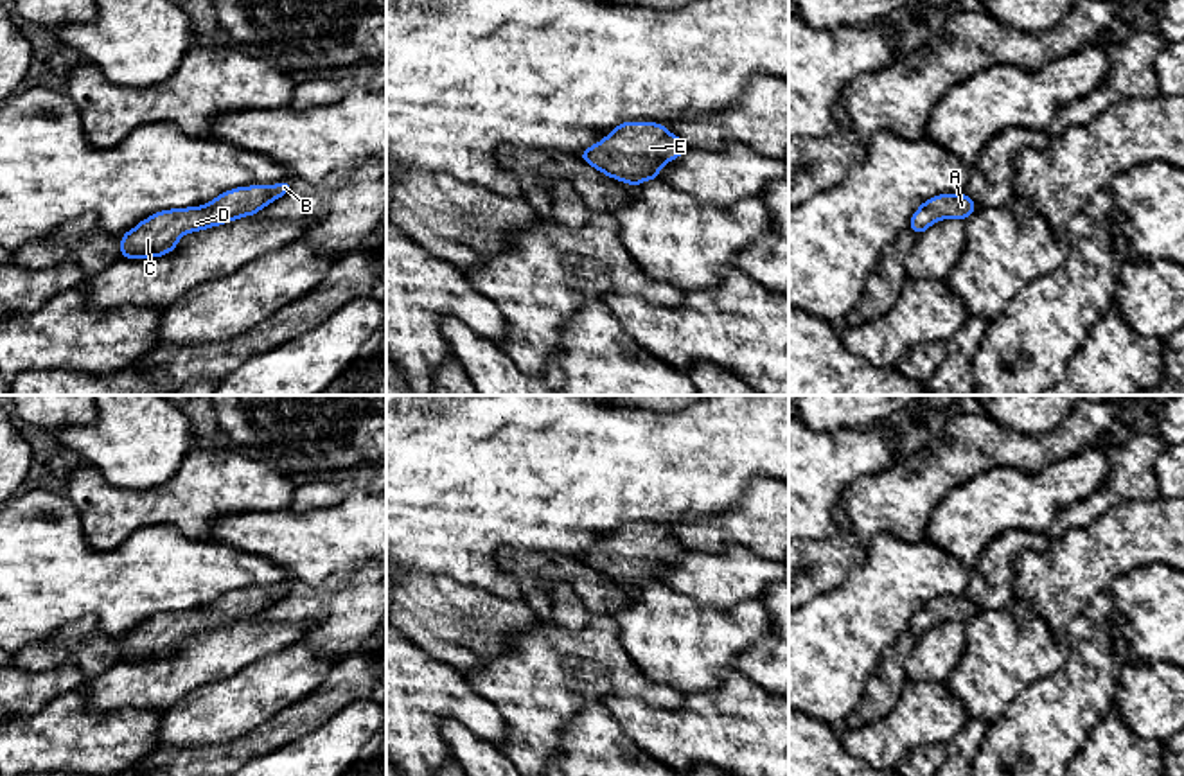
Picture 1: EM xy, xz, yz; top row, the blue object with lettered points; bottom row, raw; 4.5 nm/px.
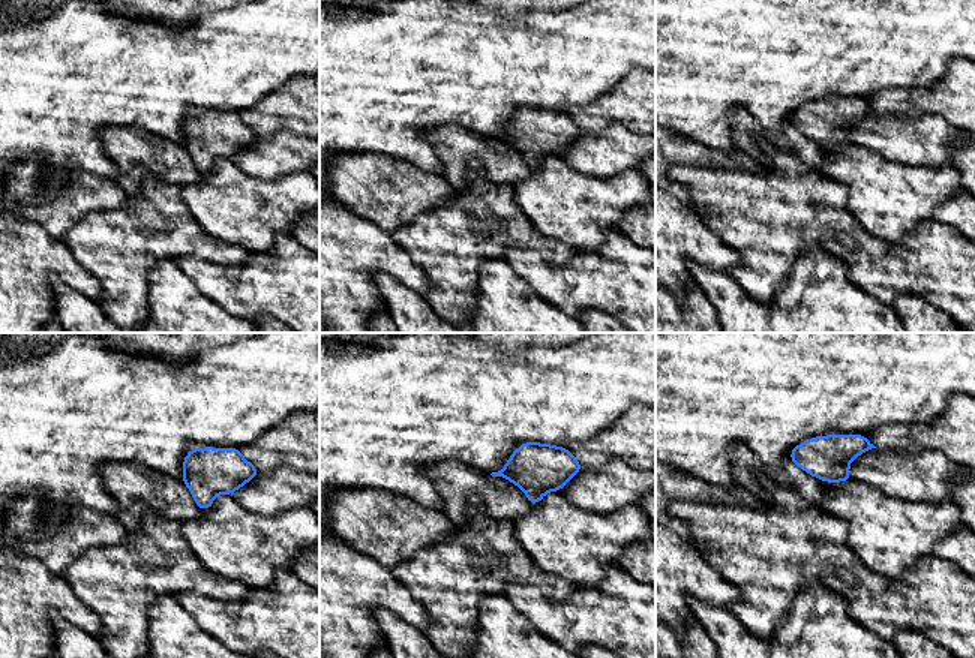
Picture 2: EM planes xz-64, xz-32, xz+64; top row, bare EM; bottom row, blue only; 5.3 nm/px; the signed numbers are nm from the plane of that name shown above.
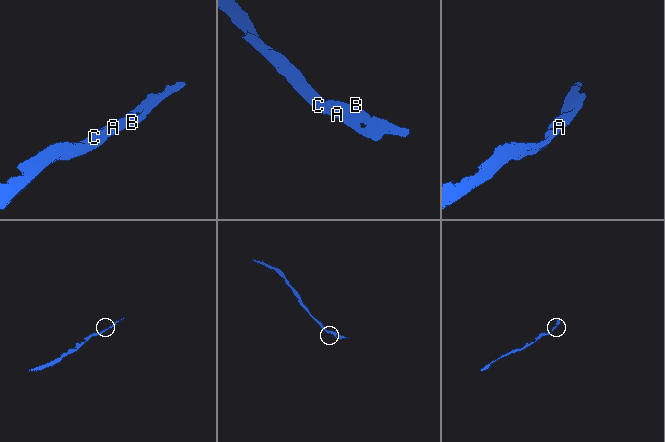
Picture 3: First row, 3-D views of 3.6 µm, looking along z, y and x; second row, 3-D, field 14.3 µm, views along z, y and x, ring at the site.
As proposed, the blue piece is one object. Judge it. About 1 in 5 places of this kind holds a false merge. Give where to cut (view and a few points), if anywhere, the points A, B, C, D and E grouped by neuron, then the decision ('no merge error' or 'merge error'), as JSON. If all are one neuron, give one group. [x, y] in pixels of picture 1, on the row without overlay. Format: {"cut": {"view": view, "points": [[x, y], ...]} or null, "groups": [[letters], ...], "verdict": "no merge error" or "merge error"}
{"cut": null, "groups": [["A", "B", "C", "D", "E"]], "verdict": "no merge error"}

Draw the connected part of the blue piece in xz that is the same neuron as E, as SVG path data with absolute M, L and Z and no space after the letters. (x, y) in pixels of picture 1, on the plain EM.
M620 525L605 541L577 557L609 580L638 589L658 582L661 569L690 551L656 525Z

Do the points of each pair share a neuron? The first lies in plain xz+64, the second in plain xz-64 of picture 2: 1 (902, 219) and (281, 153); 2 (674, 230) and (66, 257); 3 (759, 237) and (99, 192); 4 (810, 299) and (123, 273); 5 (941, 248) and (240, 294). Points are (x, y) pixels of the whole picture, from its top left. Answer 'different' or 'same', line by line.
1: different
2: same
3: different
4: different
5: same

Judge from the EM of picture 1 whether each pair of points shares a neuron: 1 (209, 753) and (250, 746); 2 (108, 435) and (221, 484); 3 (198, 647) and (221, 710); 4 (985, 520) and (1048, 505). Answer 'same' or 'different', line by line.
1: same
2: different
3: different
4: same

